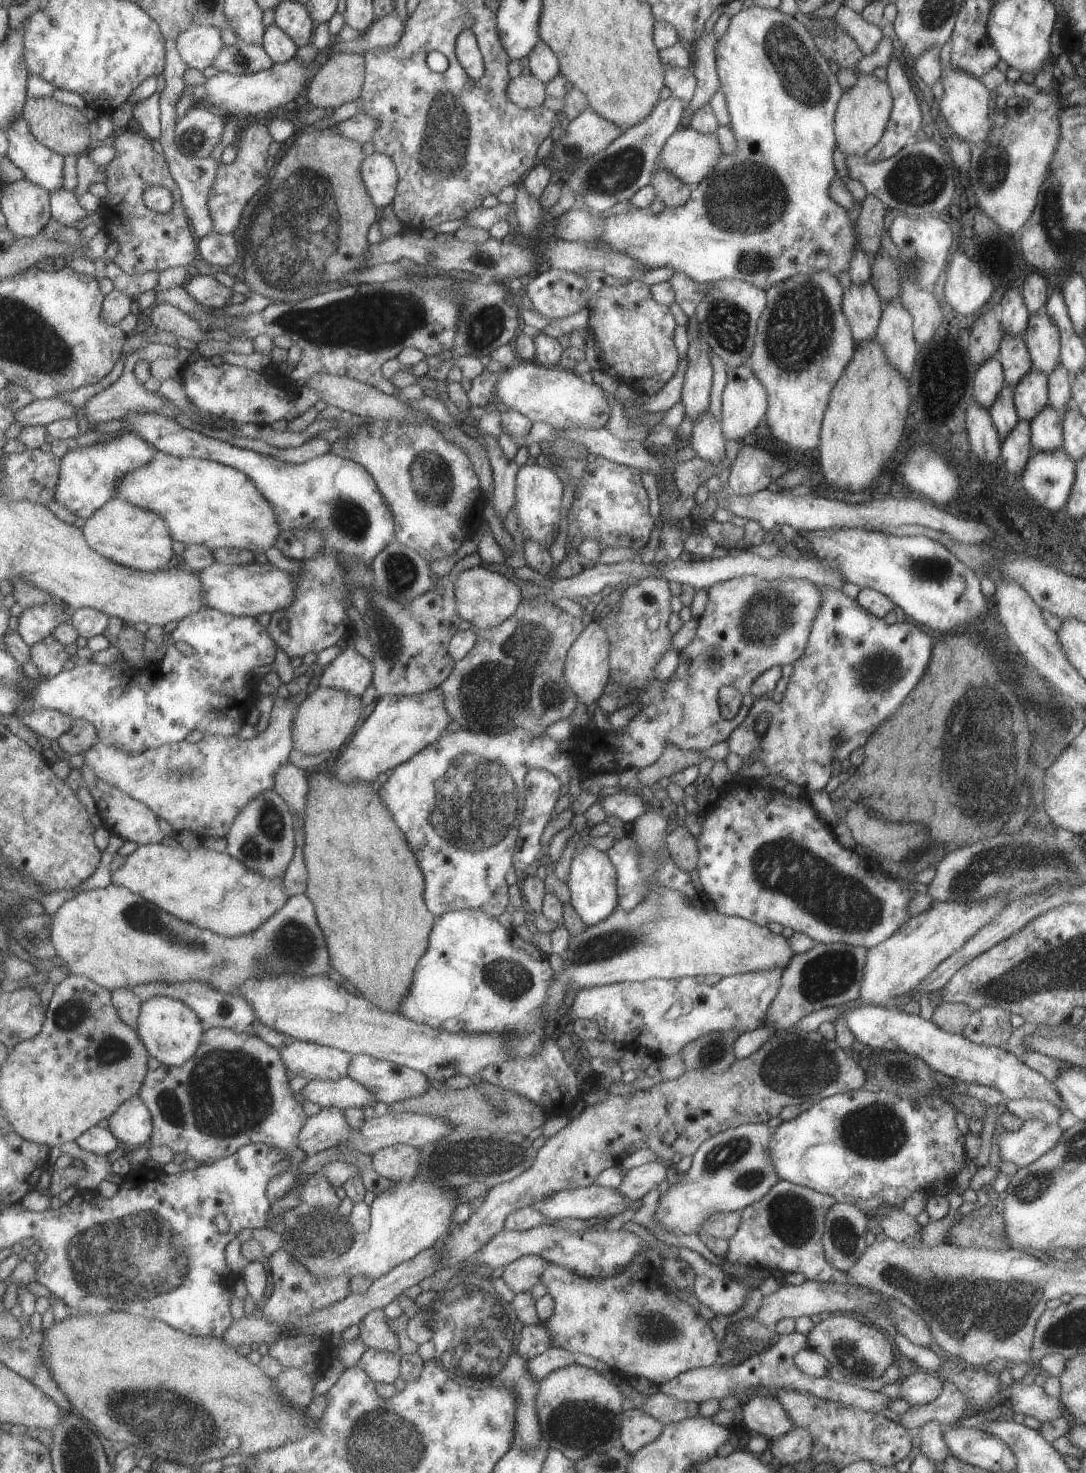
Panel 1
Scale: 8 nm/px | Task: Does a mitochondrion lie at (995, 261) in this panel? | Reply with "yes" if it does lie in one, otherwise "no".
no

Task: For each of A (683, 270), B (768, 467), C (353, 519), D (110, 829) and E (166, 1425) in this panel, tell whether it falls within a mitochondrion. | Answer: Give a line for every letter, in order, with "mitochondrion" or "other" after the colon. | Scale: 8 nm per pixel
A: other
B: mitochondrion
C: mitochondrion
D: other
E: mitochondrion

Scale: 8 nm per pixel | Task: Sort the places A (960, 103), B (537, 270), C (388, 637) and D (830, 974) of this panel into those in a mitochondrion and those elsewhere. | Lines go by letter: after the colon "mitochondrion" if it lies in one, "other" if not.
A: other
B: other
C: mitochondrion
D: mitochondrion

